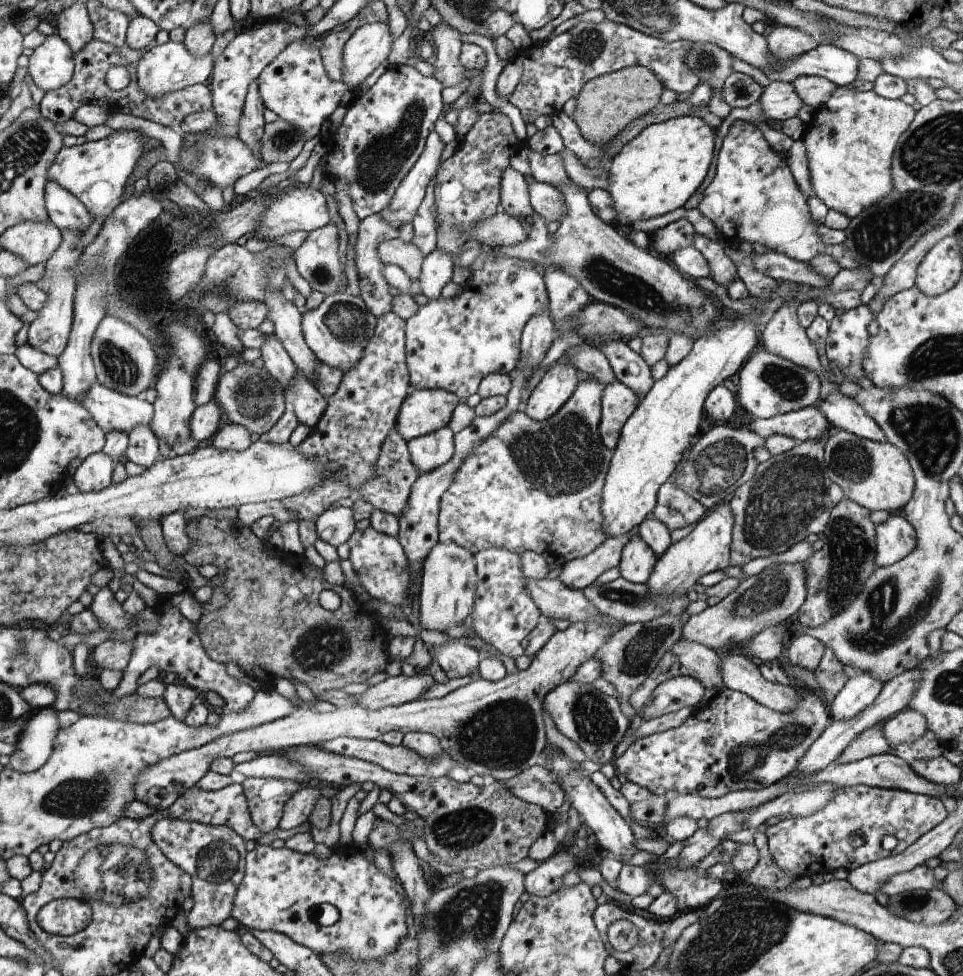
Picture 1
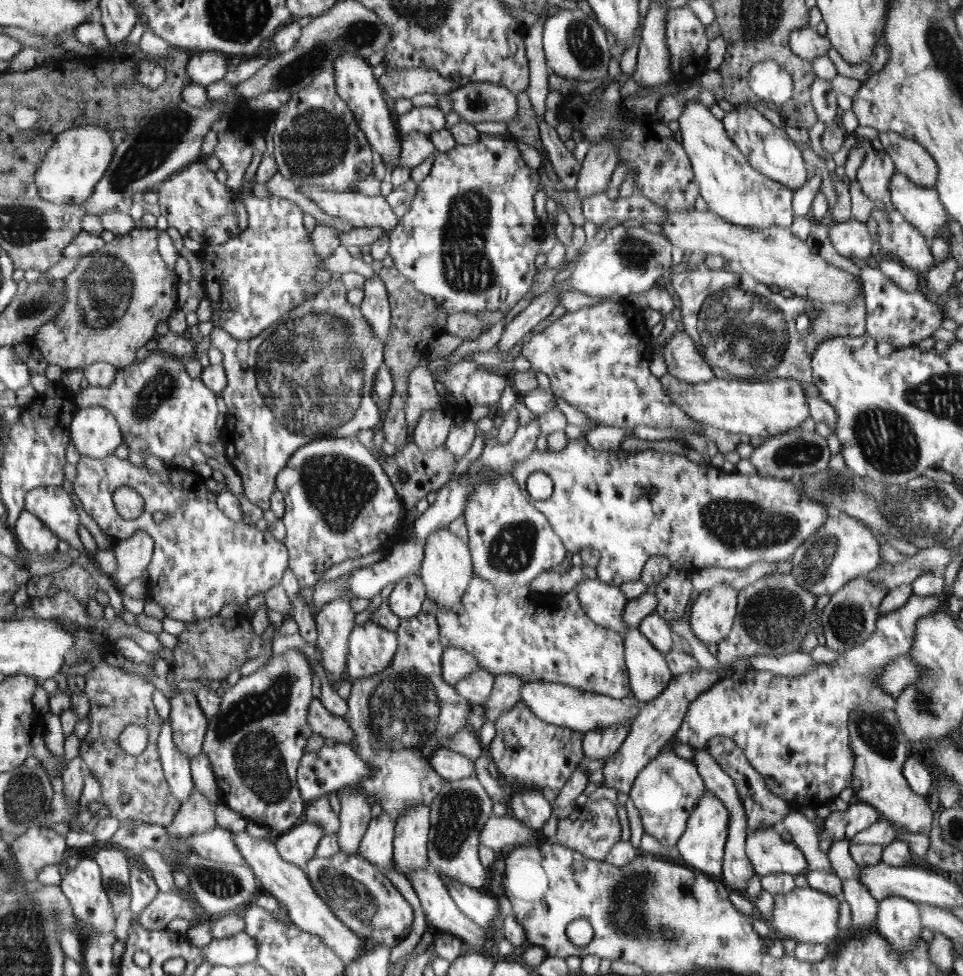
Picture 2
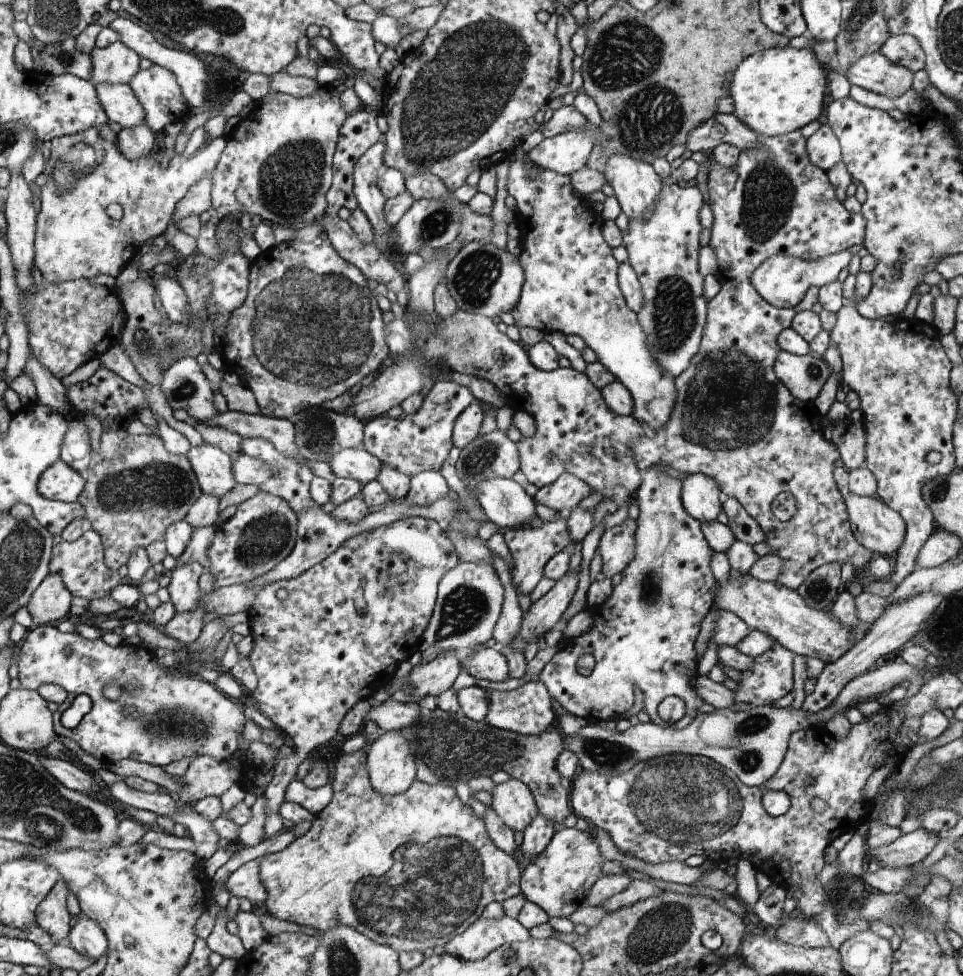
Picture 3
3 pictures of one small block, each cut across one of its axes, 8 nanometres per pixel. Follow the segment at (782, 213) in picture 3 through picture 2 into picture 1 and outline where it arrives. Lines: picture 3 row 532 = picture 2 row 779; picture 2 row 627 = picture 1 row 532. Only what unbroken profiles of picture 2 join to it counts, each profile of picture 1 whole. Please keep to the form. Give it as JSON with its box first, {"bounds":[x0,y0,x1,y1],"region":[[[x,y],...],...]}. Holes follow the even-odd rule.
{"bounds":[875,514,916,567],"region":[[[890,514],[886,522],[876,524],[875,561],[877,567],[890,566],[910,554],[916,546],[916,531],[906,518]]]}

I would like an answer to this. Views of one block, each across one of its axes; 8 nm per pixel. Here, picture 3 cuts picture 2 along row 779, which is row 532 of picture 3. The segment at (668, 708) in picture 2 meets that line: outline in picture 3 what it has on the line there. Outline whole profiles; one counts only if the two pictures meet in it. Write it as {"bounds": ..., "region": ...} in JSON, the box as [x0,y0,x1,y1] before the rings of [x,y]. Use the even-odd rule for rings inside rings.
{"bounds":[599,517,636,580],"region":[[[627,517],[622,524],[605,530],[599,540],[602,556],[600,578],[612,580],[616,574],[622,574],[634,558],[636,521]]]}

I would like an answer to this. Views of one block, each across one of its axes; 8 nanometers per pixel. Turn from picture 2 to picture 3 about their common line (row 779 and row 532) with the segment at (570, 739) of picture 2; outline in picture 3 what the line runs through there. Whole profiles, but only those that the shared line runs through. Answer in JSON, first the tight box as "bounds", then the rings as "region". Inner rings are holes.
{"bounds":[502,518,570,596],"region":[[[558,518],[554,522],[543,522],[542,526],[533,528],[530,525],[518,526],[518,528],[502,531],[504,540],[512,556],[512,570],[510,578],[518,594],[530,596],[541,578],[545,576],[545,565],[556,554],[562,552],[570,544],[568,518]]]}

